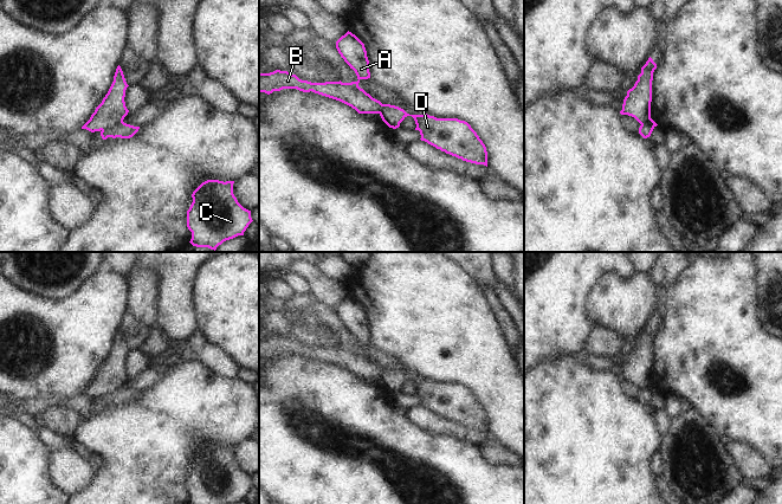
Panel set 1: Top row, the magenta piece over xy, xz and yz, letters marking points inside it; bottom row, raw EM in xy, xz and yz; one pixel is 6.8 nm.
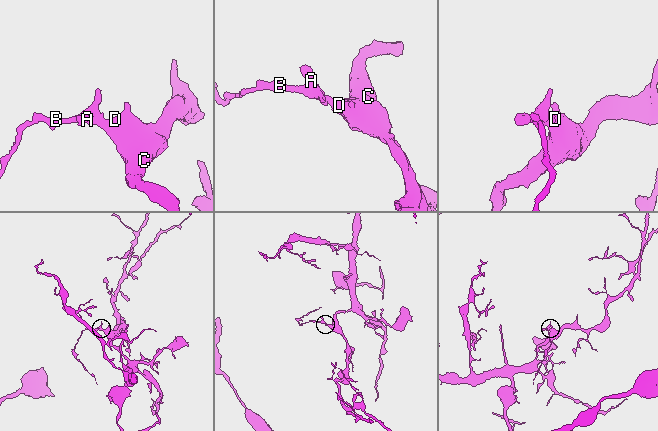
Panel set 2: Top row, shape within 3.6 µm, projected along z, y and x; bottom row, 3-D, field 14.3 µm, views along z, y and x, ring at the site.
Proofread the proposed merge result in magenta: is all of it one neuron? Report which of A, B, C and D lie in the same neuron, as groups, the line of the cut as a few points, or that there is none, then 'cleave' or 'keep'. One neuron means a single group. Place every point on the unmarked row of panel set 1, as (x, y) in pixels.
A B / C D; cut in xy along (122, 386), (102, 395); cleave

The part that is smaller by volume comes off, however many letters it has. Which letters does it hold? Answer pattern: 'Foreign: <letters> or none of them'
Foreign: A, B

